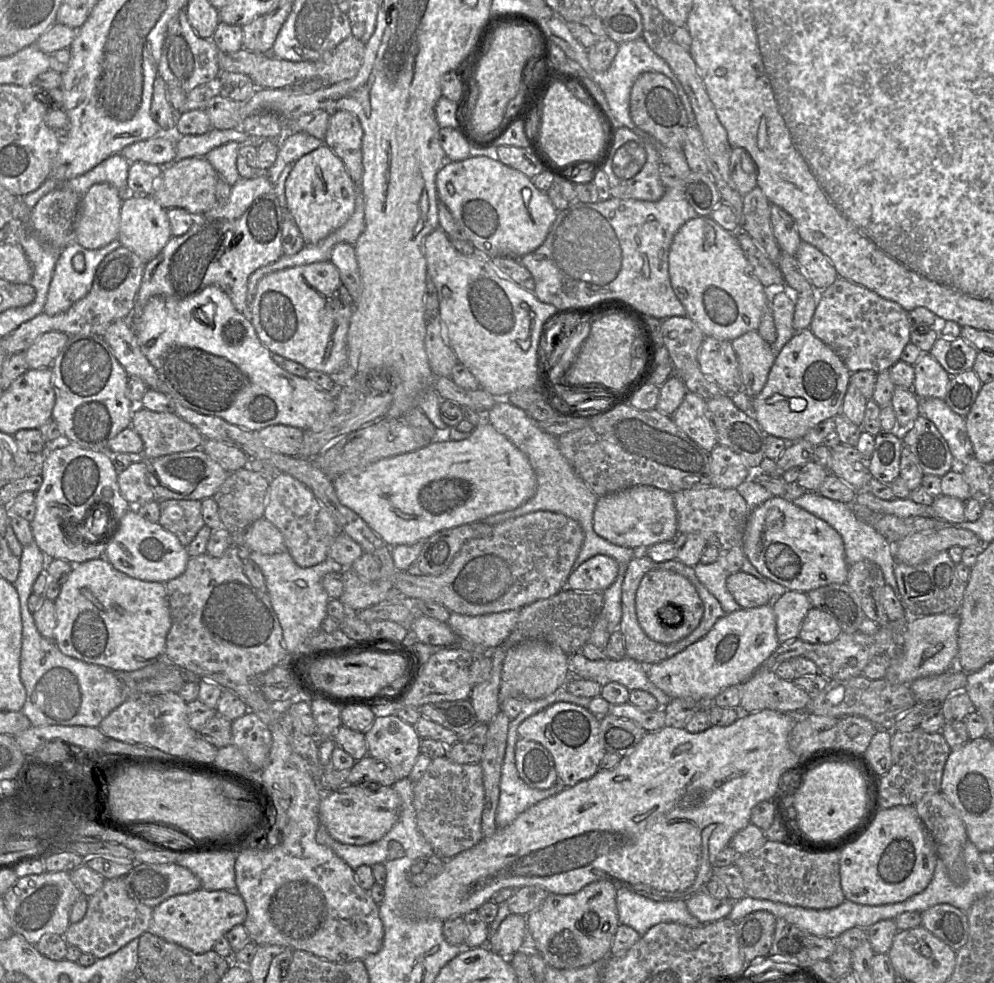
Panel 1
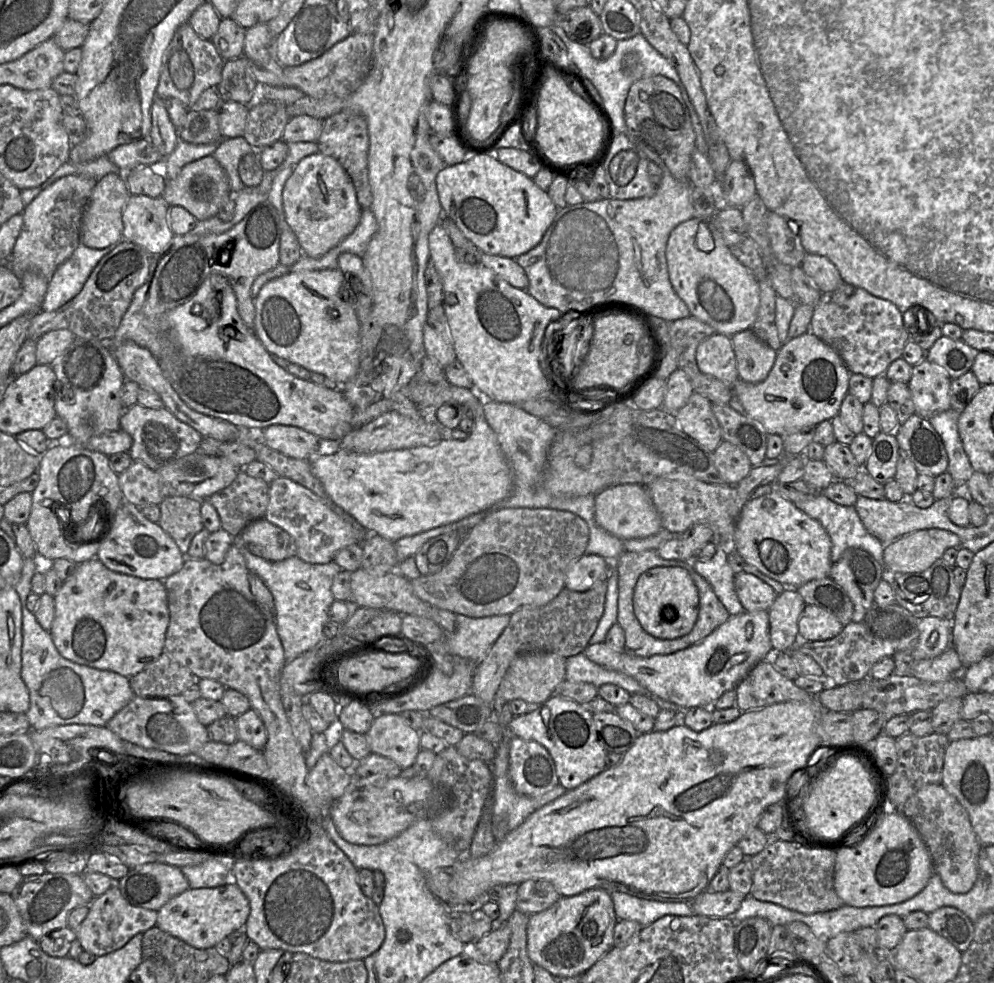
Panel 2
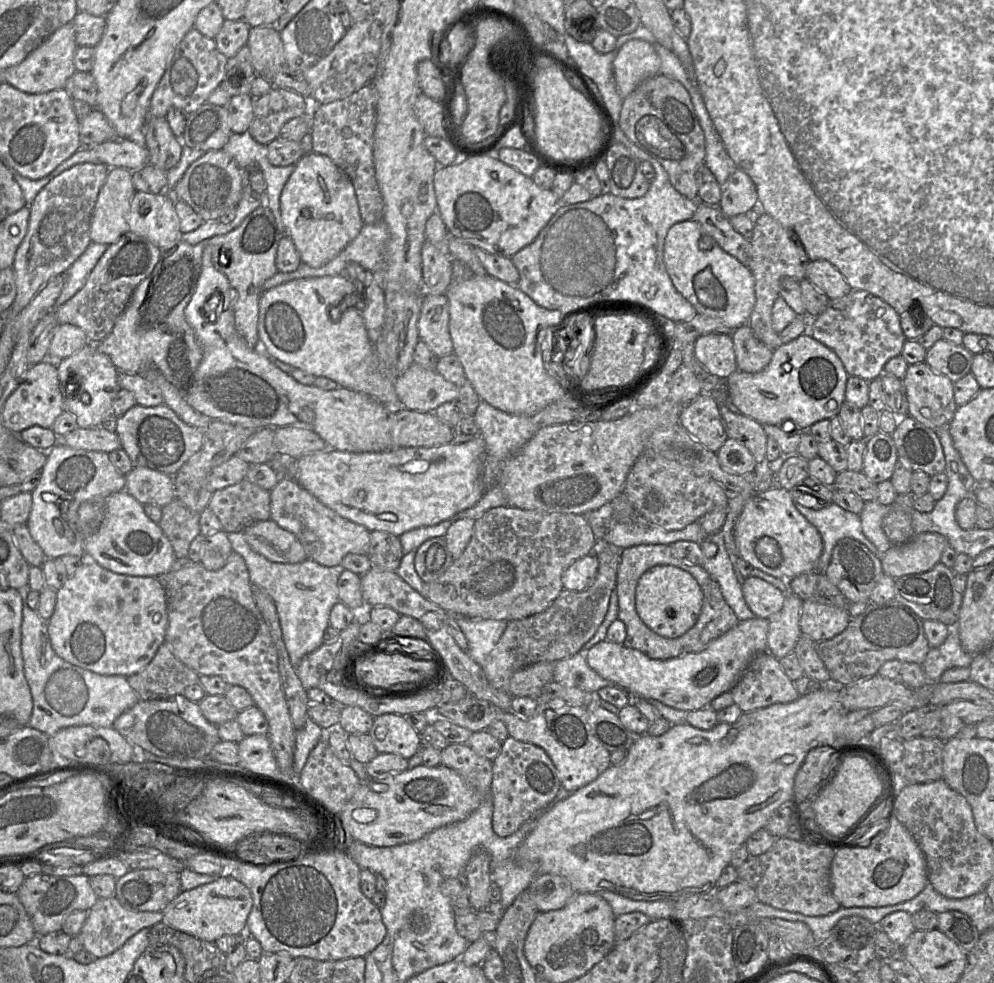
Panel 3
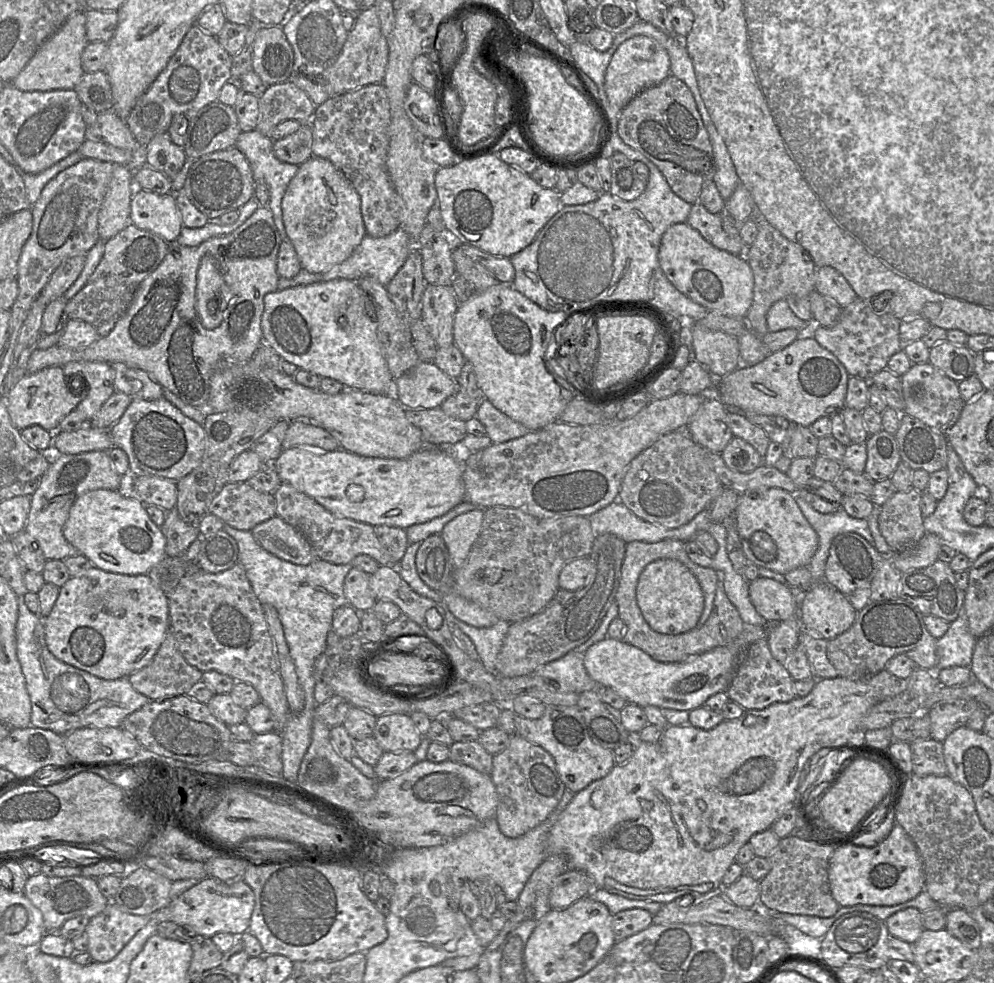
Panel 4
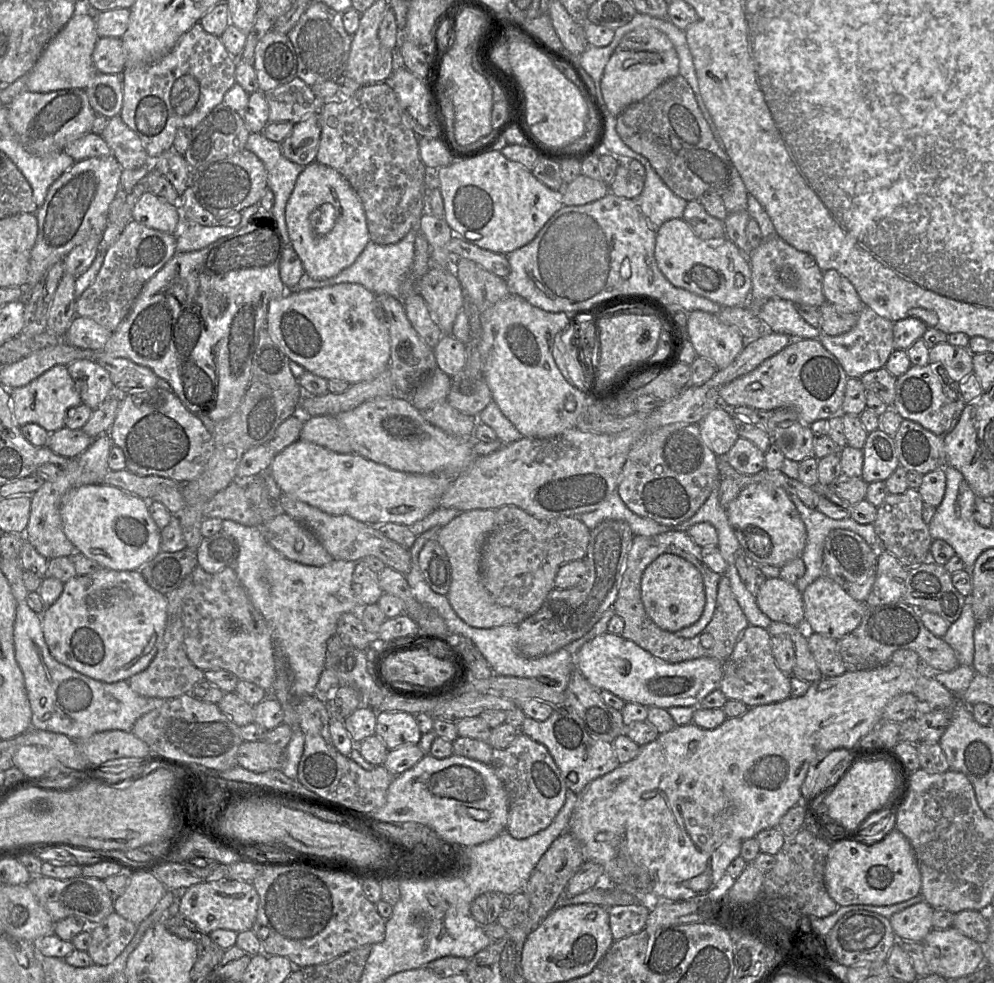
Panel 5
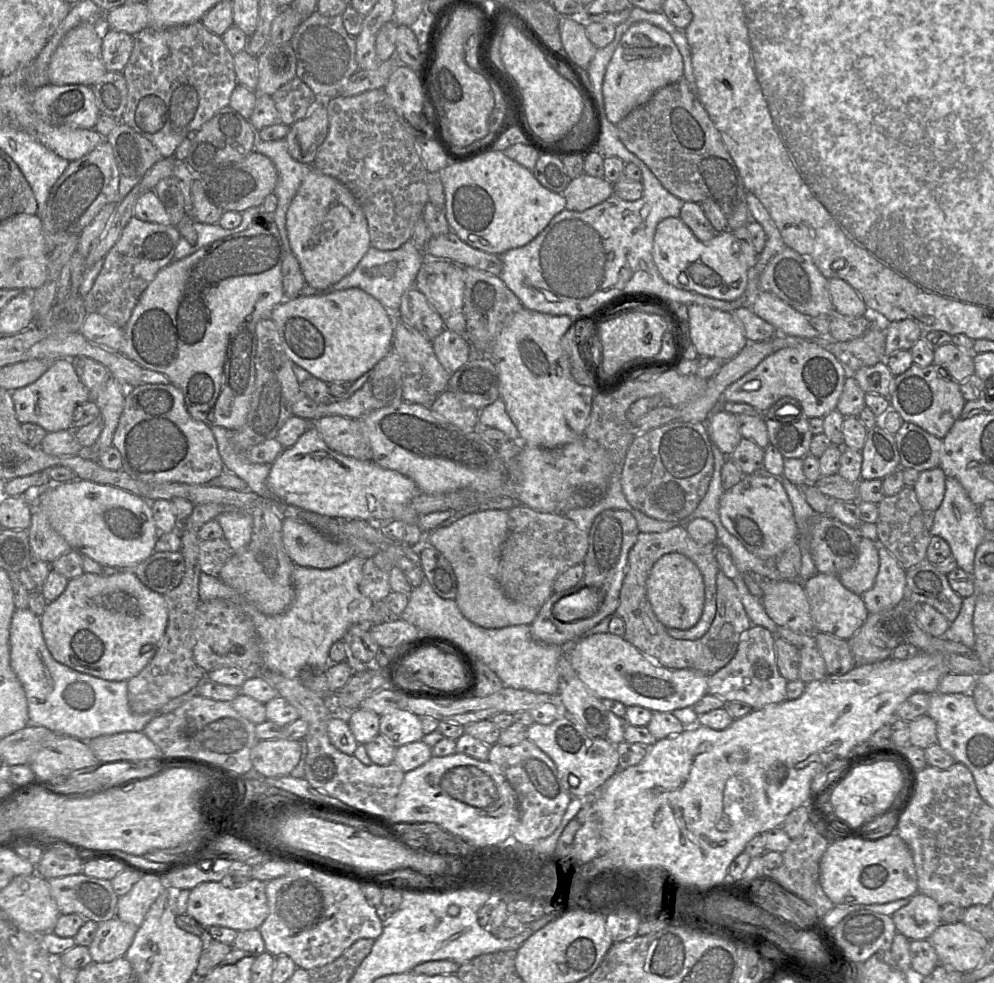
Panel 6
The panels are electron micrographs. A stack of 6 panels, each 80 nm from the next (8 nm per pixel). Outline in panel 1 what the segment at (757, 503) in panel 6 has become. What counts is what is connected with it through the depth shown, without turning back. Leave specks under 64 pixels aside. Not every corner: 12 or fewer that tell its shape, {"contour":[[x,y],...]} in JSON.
{"contour":[[773,496],[741,548],[763,576],[808,593],[846,584],[841,535]]}

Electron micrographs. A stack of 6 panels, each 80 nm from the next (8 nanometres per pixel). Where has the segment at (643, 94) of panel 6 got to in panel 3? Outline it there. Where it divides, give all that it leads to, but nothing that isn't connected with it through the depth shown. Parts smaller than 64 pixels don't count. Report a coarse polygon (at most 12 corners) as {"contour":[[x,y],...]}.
{"contour":[[633,39],[613,61],[622,99],[659,74],[653,45]]}

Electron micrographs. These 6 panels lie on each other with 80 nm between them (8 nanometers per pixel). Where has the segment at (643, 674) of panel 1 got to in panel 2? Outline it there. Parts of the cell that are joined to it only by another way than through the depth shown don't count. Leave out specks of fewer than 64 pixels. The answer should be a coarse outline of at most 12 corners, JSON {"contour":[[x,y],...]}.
{"contour":[[566,658],[566,681],[613,684],[650,698],[660,710],[685,709],[653,694],[634,678],[590,661]]}

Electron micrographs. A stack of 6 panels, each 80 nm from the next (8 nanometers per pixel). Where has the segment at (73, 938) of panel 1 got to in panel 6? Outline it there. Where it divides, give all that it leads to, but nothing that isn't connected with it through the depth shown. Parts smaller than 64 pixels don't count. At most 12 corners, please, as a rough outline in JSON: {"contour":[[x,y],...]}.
{"contour":[[117,916],[98,923],[92,961],[124,957],[137,929]]}

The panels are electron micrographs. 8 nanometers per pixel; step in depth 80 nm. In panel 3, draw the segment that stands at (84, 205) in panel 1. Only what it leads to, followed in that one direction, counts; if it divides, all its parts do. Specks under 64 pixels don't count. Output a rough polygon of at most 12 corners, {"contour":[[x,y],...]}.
{"contour":[[109,169],[92,214],[93,243],[129,230],[132,171]]}

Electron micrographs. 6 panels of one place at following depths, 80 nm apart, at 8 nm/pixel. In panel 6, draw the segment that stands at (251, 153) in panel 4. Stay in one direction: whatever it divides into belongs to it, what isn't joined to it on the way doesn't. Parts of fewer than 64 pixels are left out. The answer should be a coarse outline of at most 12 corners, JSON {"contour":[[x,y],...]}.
{"contour":[[286,140],[263,141],[254,151],[276,167],[273,213],[285,254],[290,252],[286,213],[312,168],[295,160]]}

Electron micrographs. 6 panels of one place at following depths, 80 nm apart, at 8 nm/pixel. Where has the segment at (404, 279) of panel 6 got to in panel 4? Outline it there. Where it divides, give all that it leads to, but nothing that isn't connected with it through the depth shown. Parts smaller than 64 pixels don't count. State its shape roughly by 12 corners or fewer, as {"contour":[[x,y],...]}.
{"contour":[[401,227],[366,235],[329,271],[301,269],[278,289],[372,277],[383,286],[402,268],[412,240]]}

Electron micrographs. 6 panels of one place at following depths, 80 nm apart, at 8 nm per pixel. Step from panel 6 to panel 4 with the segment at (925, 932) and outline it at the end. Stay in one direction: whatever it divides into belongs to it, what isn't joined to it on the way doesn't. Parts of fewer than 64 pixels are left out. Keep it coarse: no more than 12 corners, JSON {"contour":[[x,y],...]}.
{"contour":[[922,912],[894,913],[885,924],[891,936],[913,944],[924,931]]}

